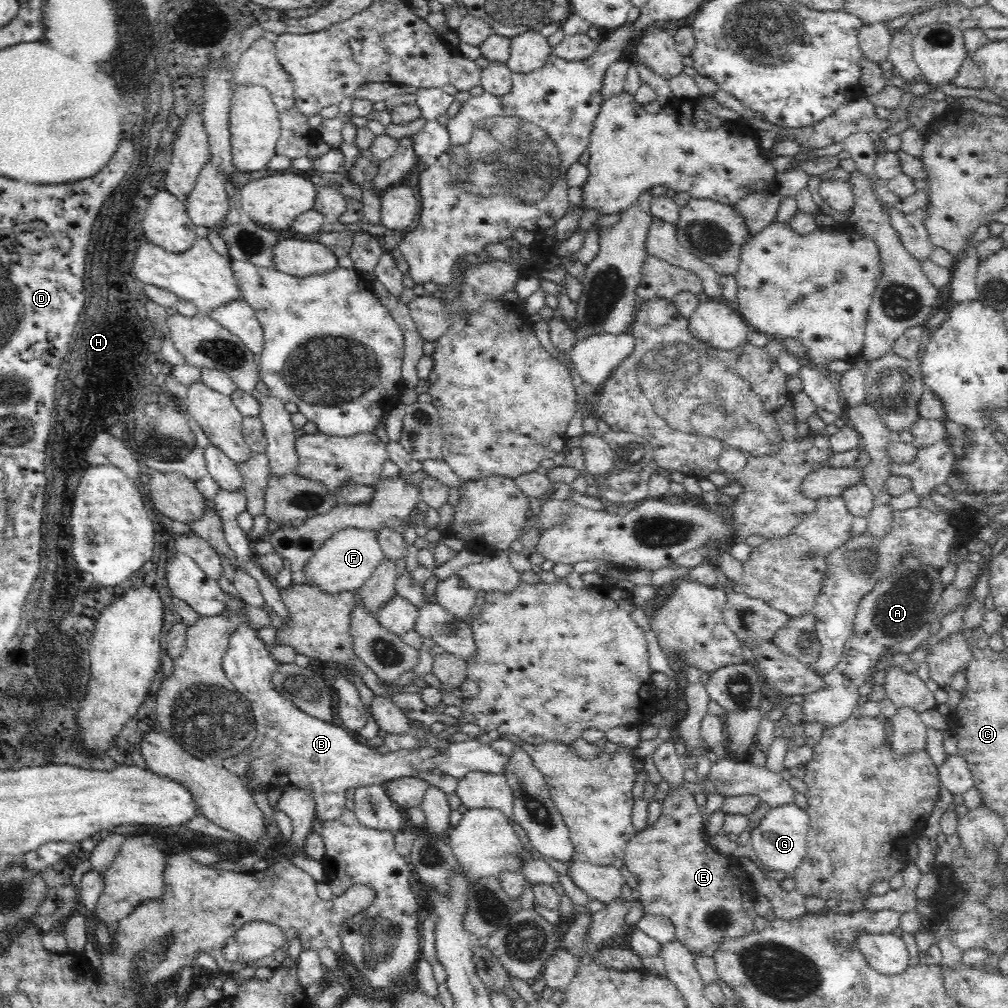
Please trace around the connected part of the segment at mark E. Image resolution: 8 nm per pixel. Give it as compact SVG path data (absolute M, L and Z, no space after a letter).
M683 785L668 791L661 804L661 815L650 827L637 832L625 846L623 864L638 877L639 902L645 913L670 918L676 928L675 939L698 956L714 957L721 943L727 939L740 939L750 935L757 914L754 910L755 894L751 881L733 856L715 852L705 832L706 820L702 818L695 794Z

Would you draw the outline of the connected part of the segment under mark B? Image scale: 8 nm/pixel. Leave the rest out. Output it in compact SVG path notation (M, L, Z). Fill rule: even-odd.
M242 622L230 636L222 664L234 688L250 702L257 734L249 747L236 756L222 759L219 764L239 776L244 788L252 795L256 794L254 790L268 793L278 786L282 794L292 788L311 790L319 821L339 817L347 801L345 792L348 788L385 785L390 780L413 777L418 772L434 768L458 779L476 770L490 774L506 772L508 757L478 739L450 743L444 753L430 746L420 746L417 751L401 749L381 754L370 745L355 741L346 729L334 722L328 724L308 716L272 686L272 676L280 662L270 654L268 644L258 637L258 630L254 630L249 622ZM248 774L253 776L251 785L246 777Z

